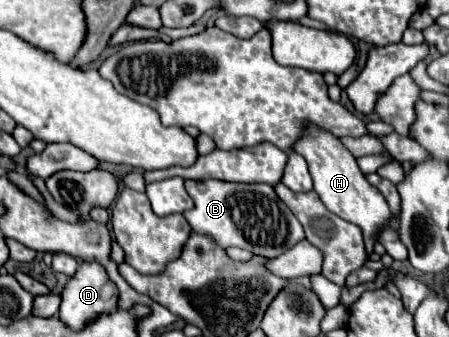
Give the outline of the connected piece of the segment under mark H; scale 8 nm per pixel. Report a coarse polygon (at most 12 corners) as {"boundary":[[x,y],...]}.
{"boundary":[[329,132],[293,150],[325,208],[361,228],[370,255],[391,220],[385,198]]}

